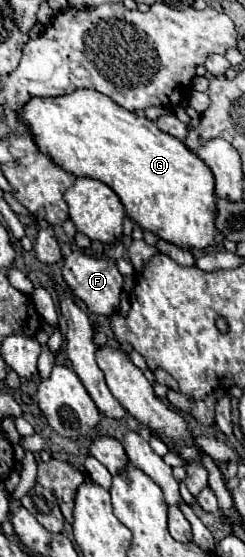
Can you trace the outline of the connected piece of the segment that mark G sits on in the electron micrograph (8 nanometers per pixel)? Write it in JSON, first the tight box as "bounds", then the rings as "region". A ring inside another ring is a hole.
{"bounds":[19,88,217,250],"region":[[[89,88],[55,98],[31,98],[19,116],[45,156],[49,156],[59,168],[71,172],[73,176],[87,176],[105,182],[123,202],[127,216],[141,228],[151,230],[159,238],[181,248],[203,250],[213,244],[213,236],[217,232],[213,224],[217,212],[213,174],[209,174],[205,162],[201,162],[201,158],[197,158],[197,154],[193,154],[181,140],[157,130],[155,122],[121,108],[109,96]]]}

